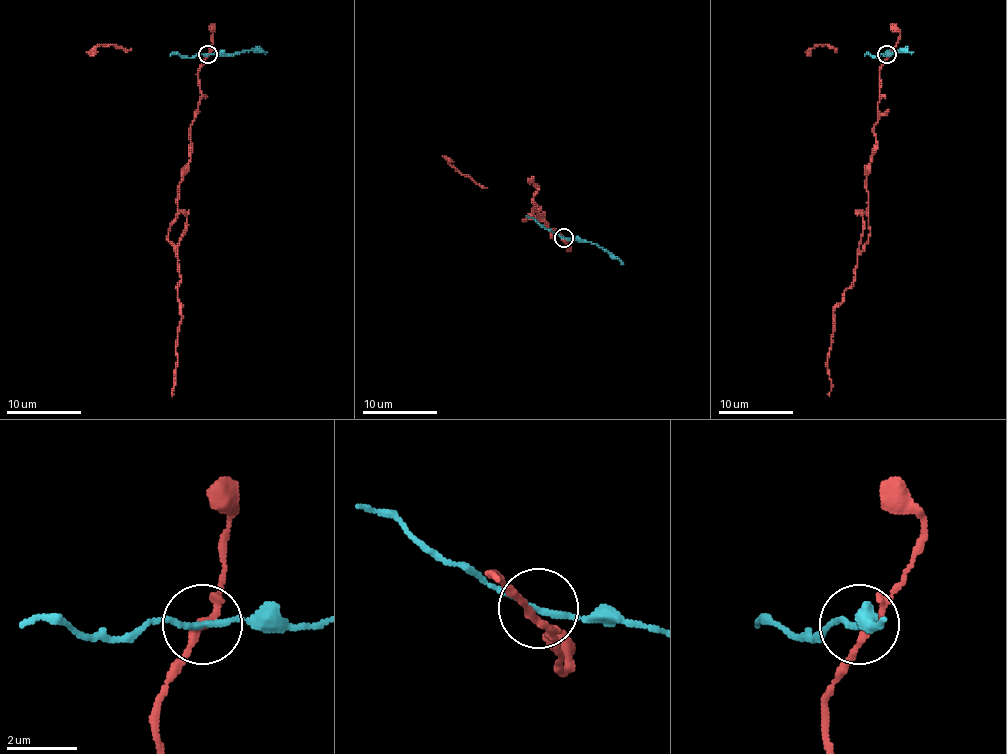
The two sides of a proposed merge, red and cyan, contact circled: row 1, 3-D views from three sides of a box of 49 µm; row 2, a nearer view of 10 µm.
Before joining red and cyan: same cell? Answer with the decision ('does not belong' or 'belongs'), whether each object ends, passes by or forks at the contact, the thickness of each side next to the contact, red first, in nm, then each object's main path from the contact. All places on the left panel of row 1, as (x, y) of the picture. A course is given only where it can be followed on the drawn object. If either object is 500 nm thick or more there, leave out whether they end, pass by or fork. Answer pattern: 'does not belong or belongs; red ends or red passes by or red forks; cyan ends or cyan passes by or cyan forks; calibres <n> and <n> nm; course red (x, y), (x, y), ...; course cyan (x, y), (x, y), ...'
belongs; red forks; cyan passes by; calibres 160 and 150 nm; course red (207, 56), (198, 72), (202, 98), (190, 126), (189, 171), (168, 236), (181, 283), (172, 396); course cyan (207, 54), (267, 52)

